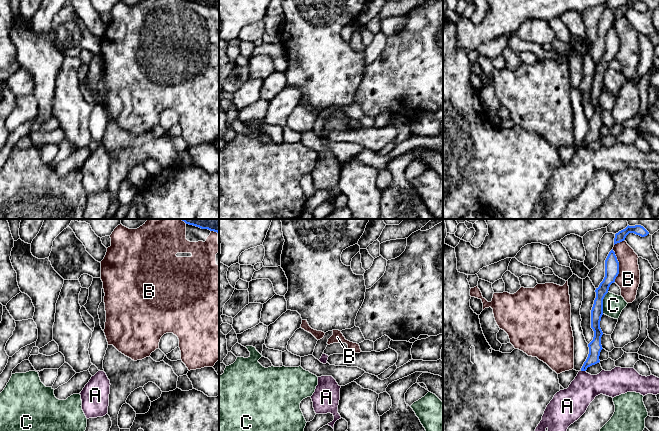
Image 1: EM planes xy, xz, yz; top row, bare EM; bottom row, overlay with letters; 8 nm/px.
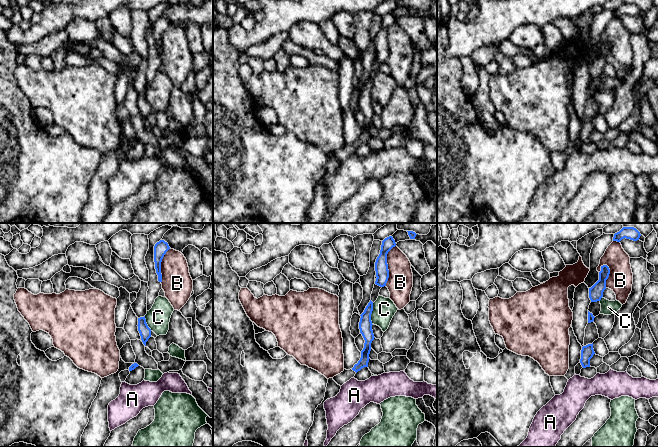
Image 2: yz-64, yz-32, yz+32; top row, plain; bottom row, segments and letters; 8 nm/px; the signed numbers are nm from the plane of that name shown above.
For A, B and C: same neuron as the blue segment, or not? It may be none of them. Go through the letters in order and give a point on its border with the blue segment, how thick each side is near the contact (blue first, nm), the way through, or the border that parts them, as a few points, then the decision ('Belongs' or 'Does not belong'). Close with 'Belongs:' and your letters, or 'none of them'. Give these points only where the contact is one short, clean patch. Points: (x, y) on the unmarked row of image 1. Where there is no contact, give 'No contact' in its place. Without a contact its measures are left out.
A: Touches blue at yz (583, 146). Thickness 110 nm (blue) against 220 nm. Boundary: yz (581, 146), (585, 147). Does not belong
B: Touches blue at yz (618, 41). Thickness 110 nm (blue) against 190 nm. Does not belong
C: Touches blue at yz (602, 79). Thickness 100 nm (blue) against 160 nm. Does not belong
Belongs: none of them

